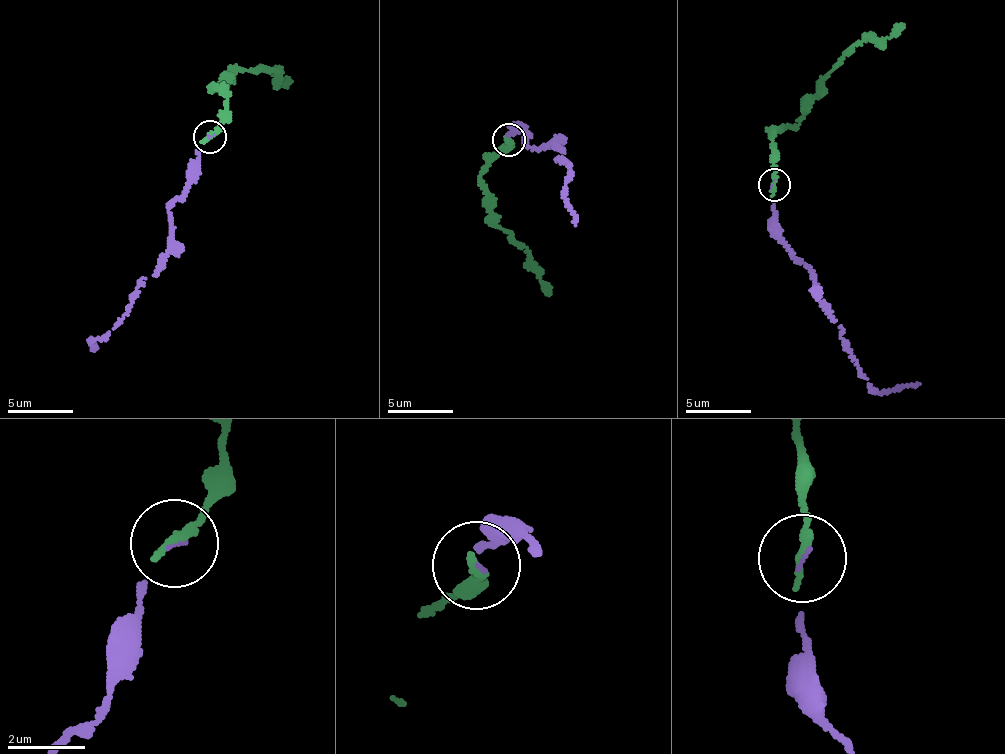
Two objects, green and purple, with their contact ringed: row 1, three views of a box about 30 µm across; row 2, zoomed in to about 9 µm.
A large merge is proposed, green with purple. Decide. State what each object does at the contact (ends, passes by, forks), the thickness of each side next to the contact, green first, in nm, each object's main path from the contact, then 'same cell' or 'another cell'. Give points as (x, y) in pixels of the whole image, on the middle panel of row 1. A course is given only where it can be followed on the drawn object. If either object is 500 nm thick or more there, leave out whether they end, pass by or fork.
green ends; purple ends; calibres 240 and 50 nm; course green (509, 139), (493, 157), (480, 177), (494, 224), (524, 246), (549, 295); course purple (509, 139), (520, 127), (528, 145), (551, 141), (563, 151), (558, 160), (569, 167), (575, 225); same cell

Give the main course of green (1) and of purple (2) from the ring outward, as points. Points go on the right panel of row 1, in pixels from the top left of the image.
1: (774, 185), (772, 131), (785, 128), (852, 46), (882, 40), (903, 24)
2: (774, 185), (774, 222), (802, 262), (811, 270), (814, 290), (842, 331), (862, 374), (882, 395), (920, 384)

